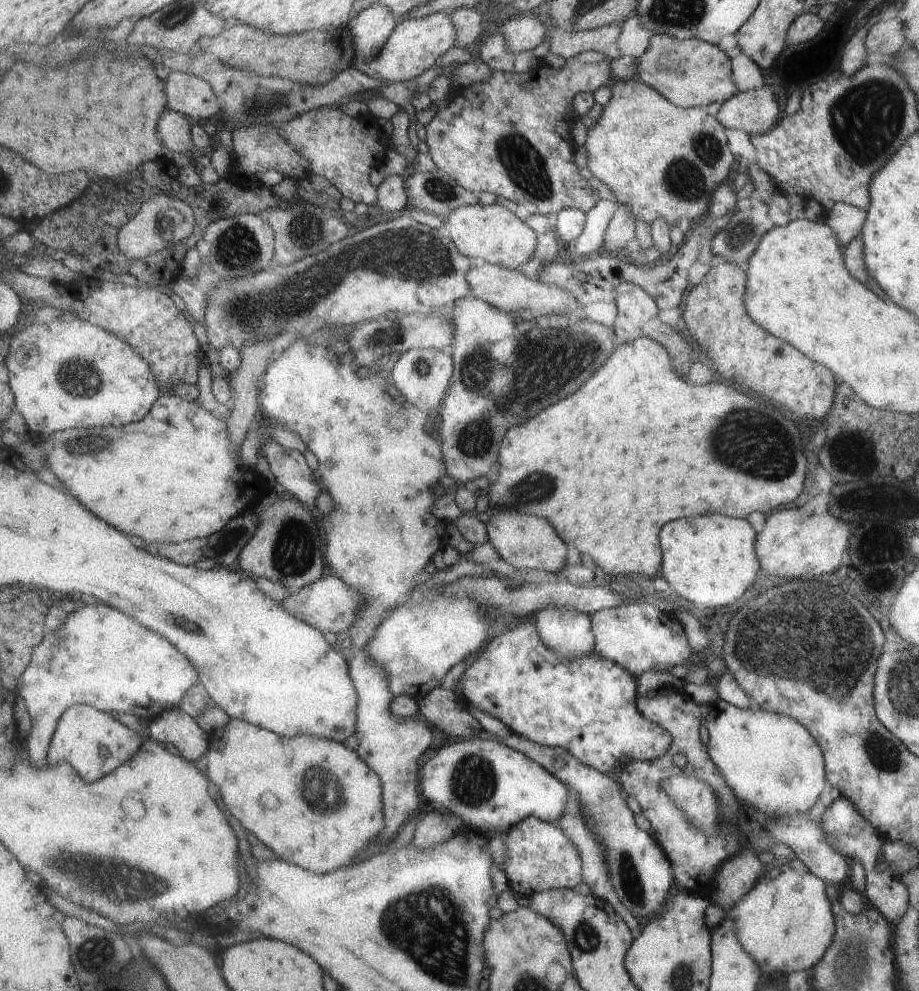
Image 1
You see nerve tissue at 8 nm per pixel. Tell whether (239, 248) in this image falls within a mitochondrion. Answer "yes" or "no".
yes

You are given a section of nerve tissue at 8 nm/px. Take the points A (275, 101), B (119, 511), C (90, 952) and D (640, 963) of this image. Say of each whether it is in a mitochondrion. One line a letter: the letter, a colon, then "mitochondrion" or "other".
A: mitochondrion
B: other
C: mitochondrion
D: other

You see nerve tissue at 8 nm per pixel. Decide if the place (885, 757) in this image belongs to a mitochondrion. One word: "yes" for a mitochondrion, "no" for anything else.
yes

